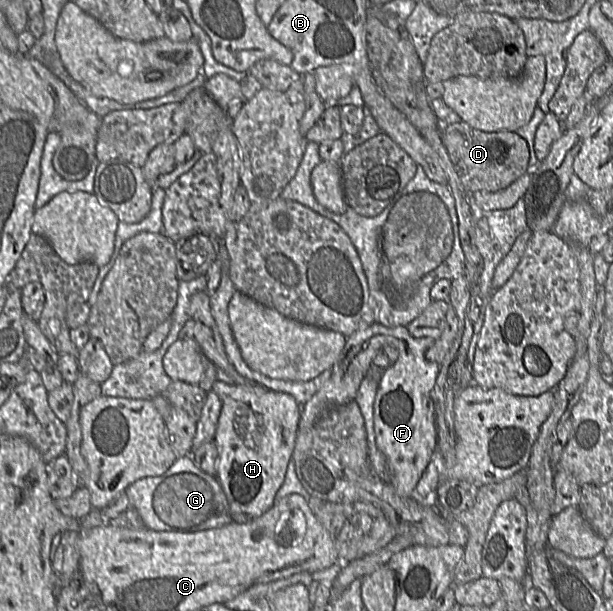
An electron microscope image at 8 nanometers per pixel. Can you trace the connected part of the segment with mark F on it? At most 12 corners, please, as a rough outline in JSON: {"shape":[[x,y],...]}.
{"shape":[[392,328],[374,400],[389,482],[413,497],[437,450],[436,339]]}

